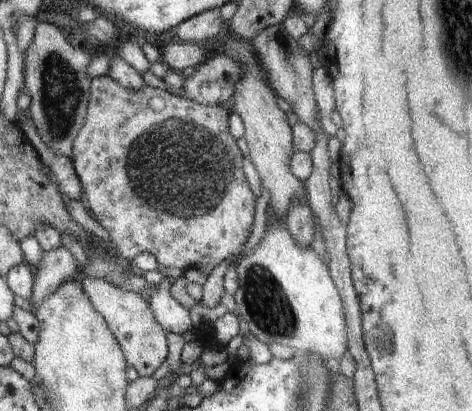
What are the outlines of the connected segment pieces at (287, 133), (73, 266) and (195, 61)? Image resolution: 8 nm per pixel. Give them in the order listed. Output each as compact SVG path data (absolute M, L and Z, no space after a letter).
M226 40L222 46L222 52L226 54L240 69L239 79L233 86L232 98L234 98L233 112L236 113L245 126L245 133L250 158L253 162L262 186L270 192L270 203L276 218L283 220L288 212L291 198L298 197L301 201L307 200L303 182L298 180L290 170L290 159L295 153L293 145L293 132L286 113L276 104L276 96L263 78L262 68L258 68L252 52L248 46L240 40Z
M60 245L51 251L43 251L40 262L34 272L33 291L29 302L34 306L32 314L35 316L36 307L43 302L43 300L50 296L64 281L70 280L72 274L78 269L78 262L74 255L68 251L66 247Z
M169 43L160 49L161 58L170 70L182 73L188 66L196 67L200 62L206 60L209 51L198 43Z

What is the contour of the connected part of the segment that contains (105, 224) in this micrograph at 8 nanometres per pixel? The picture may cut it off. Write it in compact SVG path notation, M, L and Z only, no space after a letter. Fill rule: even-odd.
M102 75L92 80L89 94L91 97L87 106L87 113L83 125L74 139L70 157L83 188L88 212L109 234L110 242L107 249L110 254L128 264L137 254L148 252L156 258L159 265L176 266L176 268L182 268L182 270L191 266L201 266L210 272L212 272L212 268L226 259L236 263L238 259L242 258L244 256L242 253L244 243L252 230L252 224L254 224L255 196L242 171L243 155L236 145L236 139L230 134L229 116L231 113L225 110L222 105L199 105L196 101L191 101L184 96L171 94L167 90L155 89L147 85L139 89L124 88L108 75ZM178 186L190 188L190 190L182 188L182 192L188 192L184 200L192 200L192 202L178 202L184 196L180 192L180 198L178 198Z

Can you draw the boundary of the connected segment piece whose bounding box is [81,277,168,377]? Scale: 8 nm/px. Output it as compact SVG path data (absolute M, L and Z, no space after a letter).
M86 277L82 288L87 292L92 306L105 318L110 330L120 343L127 364L134 367L140 377L152 377L167 358L167 332L157 324L147 299L142 293L125 291L99 278Z

